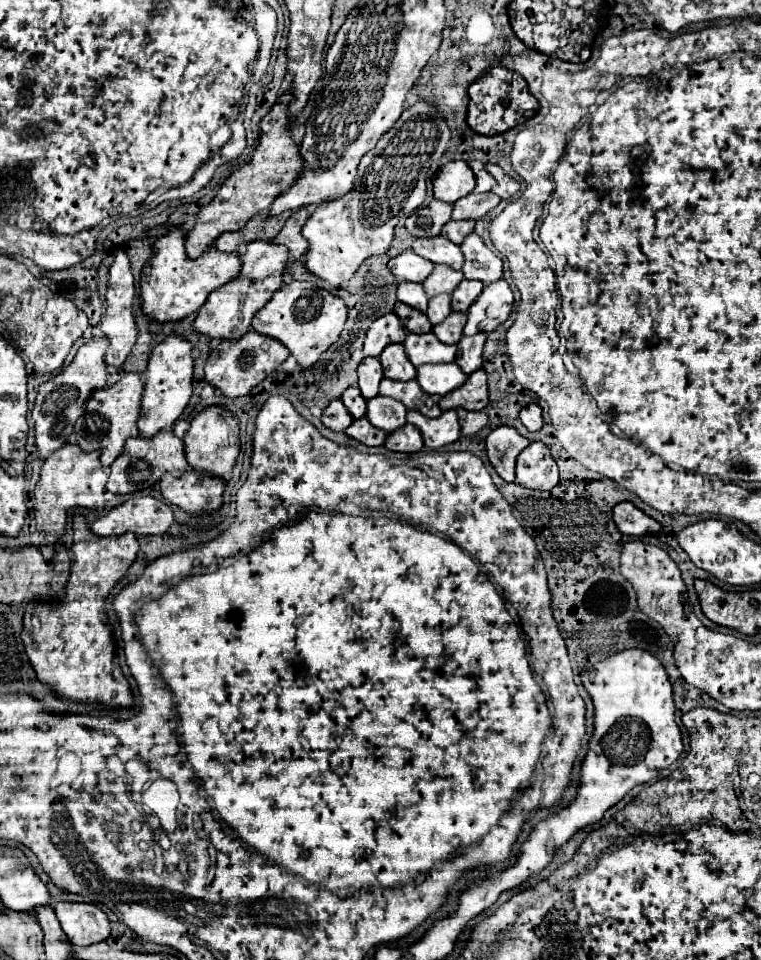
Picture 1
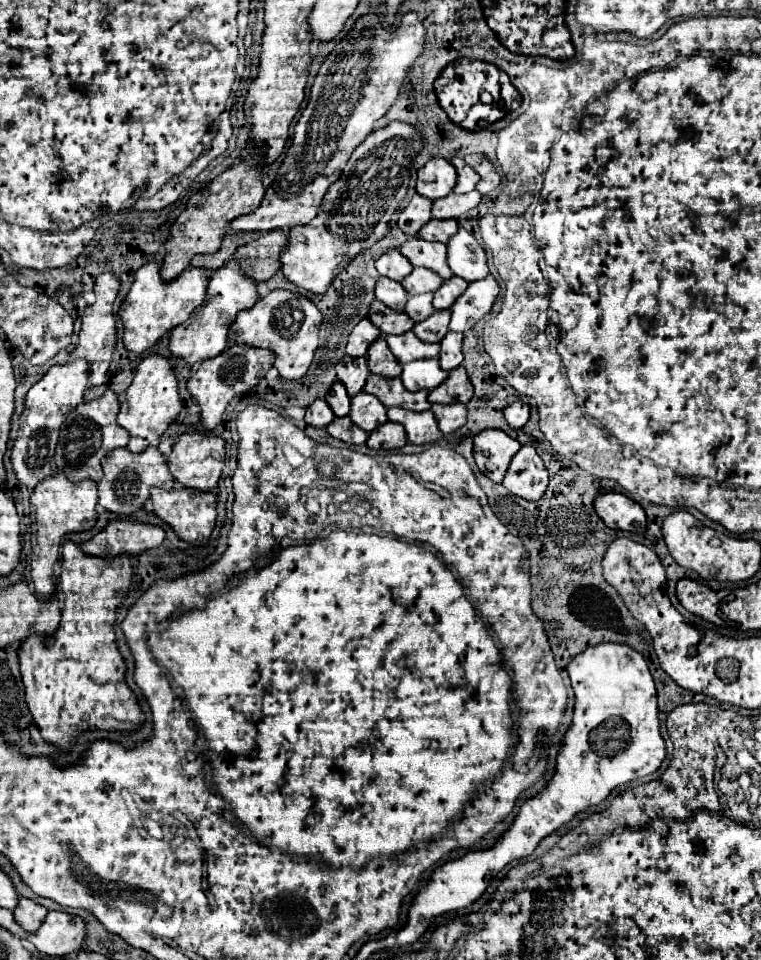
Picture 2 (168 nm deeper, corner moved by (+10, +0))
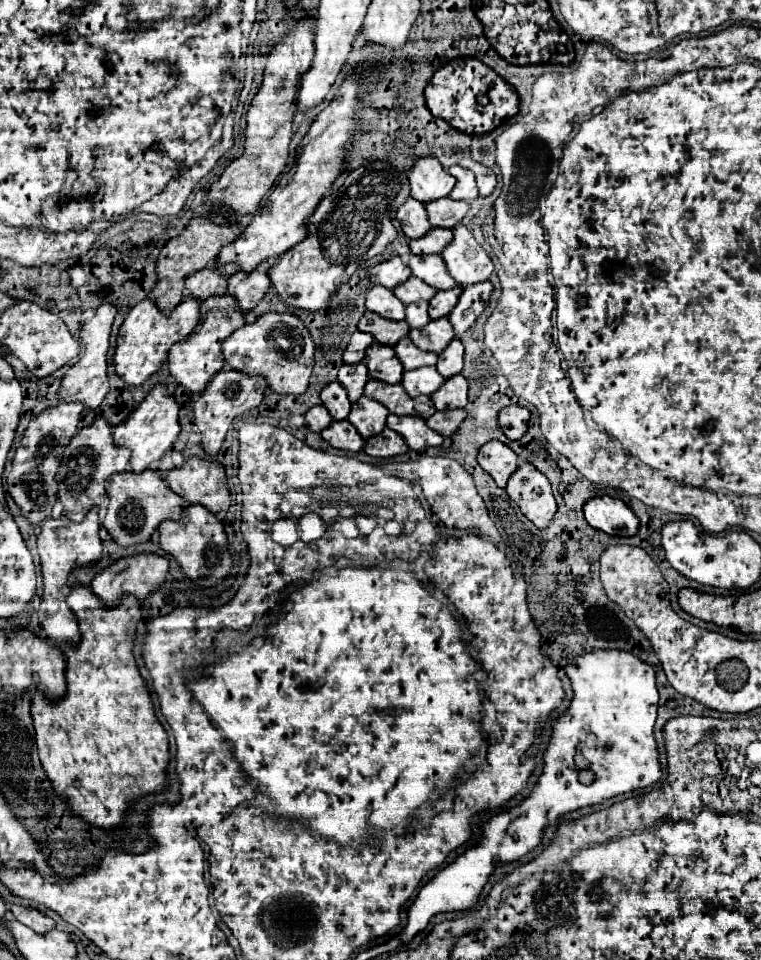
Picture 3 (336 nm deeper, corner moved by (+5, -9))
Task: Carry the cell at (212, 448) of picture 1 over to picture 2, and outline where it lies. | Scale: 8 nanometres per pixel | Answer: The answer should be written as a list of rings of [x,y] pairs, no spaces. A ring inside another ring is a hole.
[[[189,427],[173,445],[173,453],[167,457],[171,475],[183,485],[191,489],[203,489],[211,491],[217,487],[217,481],[221,477],[221,469],[225,465],[225,441],[217,435],[199,433],[195,427]]]

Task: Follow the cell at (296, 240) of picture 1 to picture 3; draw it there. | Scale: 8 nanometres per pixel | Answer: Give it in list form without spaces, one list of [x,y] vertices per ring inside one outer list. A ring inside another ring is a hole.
[[[262,262],[250,276],[246,272],[236,272],[228,278],[228,294],[236,298],[240,310],[248,312],[262,300],[264,292],[270,288],[268,268],[270,262]]]

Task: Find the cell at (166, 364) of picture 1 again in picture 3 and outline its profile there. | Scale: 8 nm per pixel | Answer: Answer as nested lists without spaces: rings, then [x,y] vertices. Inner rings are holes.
[[[156,386],[146,396],[146,400],[122,424],[118,424],[114,428],[114,432],[112,432],[114,444],[122,446],[122,448],[128,448],[132,452],[132,458],[130,458],[132,472],[138,474],[138,472],[148,470],[150,464],[156,462],[156,460],[160,460],[162,454],[174,444],[174,440],[180,434],[178,410],[180,410],[180,406],[176,404],[176,400],[172,396],[168,396],[166,386]]]

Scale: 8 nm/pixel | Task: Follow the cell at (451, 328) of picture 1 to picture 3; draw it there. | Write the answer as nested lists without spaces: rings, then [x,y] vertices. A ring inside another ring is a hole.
[[[448,318],[430,320],[424,328],[410,328],[408,338],[420,348],[428,352],[442,352],[442,348],[448,346],[450,340],[454,340],[454,330],[448,322]]]

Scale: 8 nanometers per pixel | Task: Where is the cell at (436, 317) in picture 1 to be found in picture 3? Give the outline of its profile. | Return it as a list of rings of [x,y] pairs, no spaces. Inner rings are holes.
[[[414,302],[406,306],[406,322],[410,328],[422,328],[430,322],[428,316],[428,302]]]

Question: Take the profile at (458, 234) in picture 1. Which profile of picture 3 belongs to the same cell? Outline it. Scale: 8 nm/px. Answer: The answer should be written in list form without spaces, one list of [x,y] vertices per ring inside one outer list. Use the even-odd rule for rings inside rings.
[[[432,228],[422,238],[410,240],[412,254],[440,254],[440,250],[452,240],[452,230],[448,228]]]

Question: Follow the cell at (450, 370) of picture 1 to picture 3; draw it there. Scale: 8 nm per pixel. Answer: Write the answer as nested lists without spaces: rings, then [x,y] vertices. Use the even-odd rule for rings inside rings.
[[[426,366],[426,368],[404,372],[400,384],[410,398],[416,398],[420,394],[432,394],[434,390],[438,390],[444,384],[444,378],[438,374],[436,366]]]

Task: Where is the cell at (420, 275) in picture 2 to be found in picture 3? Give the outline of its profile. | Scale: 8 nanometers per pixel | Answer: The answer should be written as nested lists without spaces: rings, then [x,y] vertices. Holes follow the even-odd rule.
[[[410,276],[402,286],[396,286],[394,288],[394,294],[404,304],[410,304],[410,302],[420,302],[420,300],[430,300],[436,294],[436,290],[432,286],[428,286],[426,282]]]

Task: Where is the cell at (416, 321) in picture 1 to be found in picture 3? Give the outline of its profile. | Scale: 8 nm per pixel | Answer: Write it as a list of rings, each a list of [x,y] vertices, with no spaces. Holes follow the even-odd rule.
[[[366,312],[360,320],[358,320],[358,330],[360,332],[368,332],[374,336],[376,342],[386,344],[386,346],[394,346],[402,336],[408,334],[408,326],[406,322],[390,322],[374,312]]]

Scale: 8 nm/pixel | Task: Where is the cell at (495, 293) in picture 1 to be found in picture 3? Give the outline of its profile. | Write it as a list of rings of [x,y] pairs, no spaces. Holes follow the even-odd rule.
[[[478,282],[474,286],[466,286],[458,298],[458,304],[454,306],[454,310],[448,314],[450,324],[454,326],[456,334],[466,332],[468,328],[474,326],[476,318],[484,312],[484,308],[488,306],[490,294],[492,294],[492,282]]]

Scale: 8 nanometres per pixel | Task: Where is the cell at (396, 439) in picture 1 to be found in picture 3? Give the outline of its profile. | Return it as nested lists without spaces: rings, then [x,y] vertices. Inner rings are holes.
[[[384,428],[380,434],[374,434],[374,438],[366,440],[362,450],[374,458],[390,458],[390,456],[398,456],[398,454],[408,452],[408,446],[398,432]]]

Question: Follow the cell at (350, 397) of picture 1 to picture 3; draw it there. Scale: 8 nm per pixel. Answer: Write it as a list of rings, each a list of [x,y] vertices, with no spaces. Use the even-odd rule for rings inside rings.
[[[330,382],[322,392],[320,400],[334,420],[344,420],[350,414],[350,400],[340,382]]]

